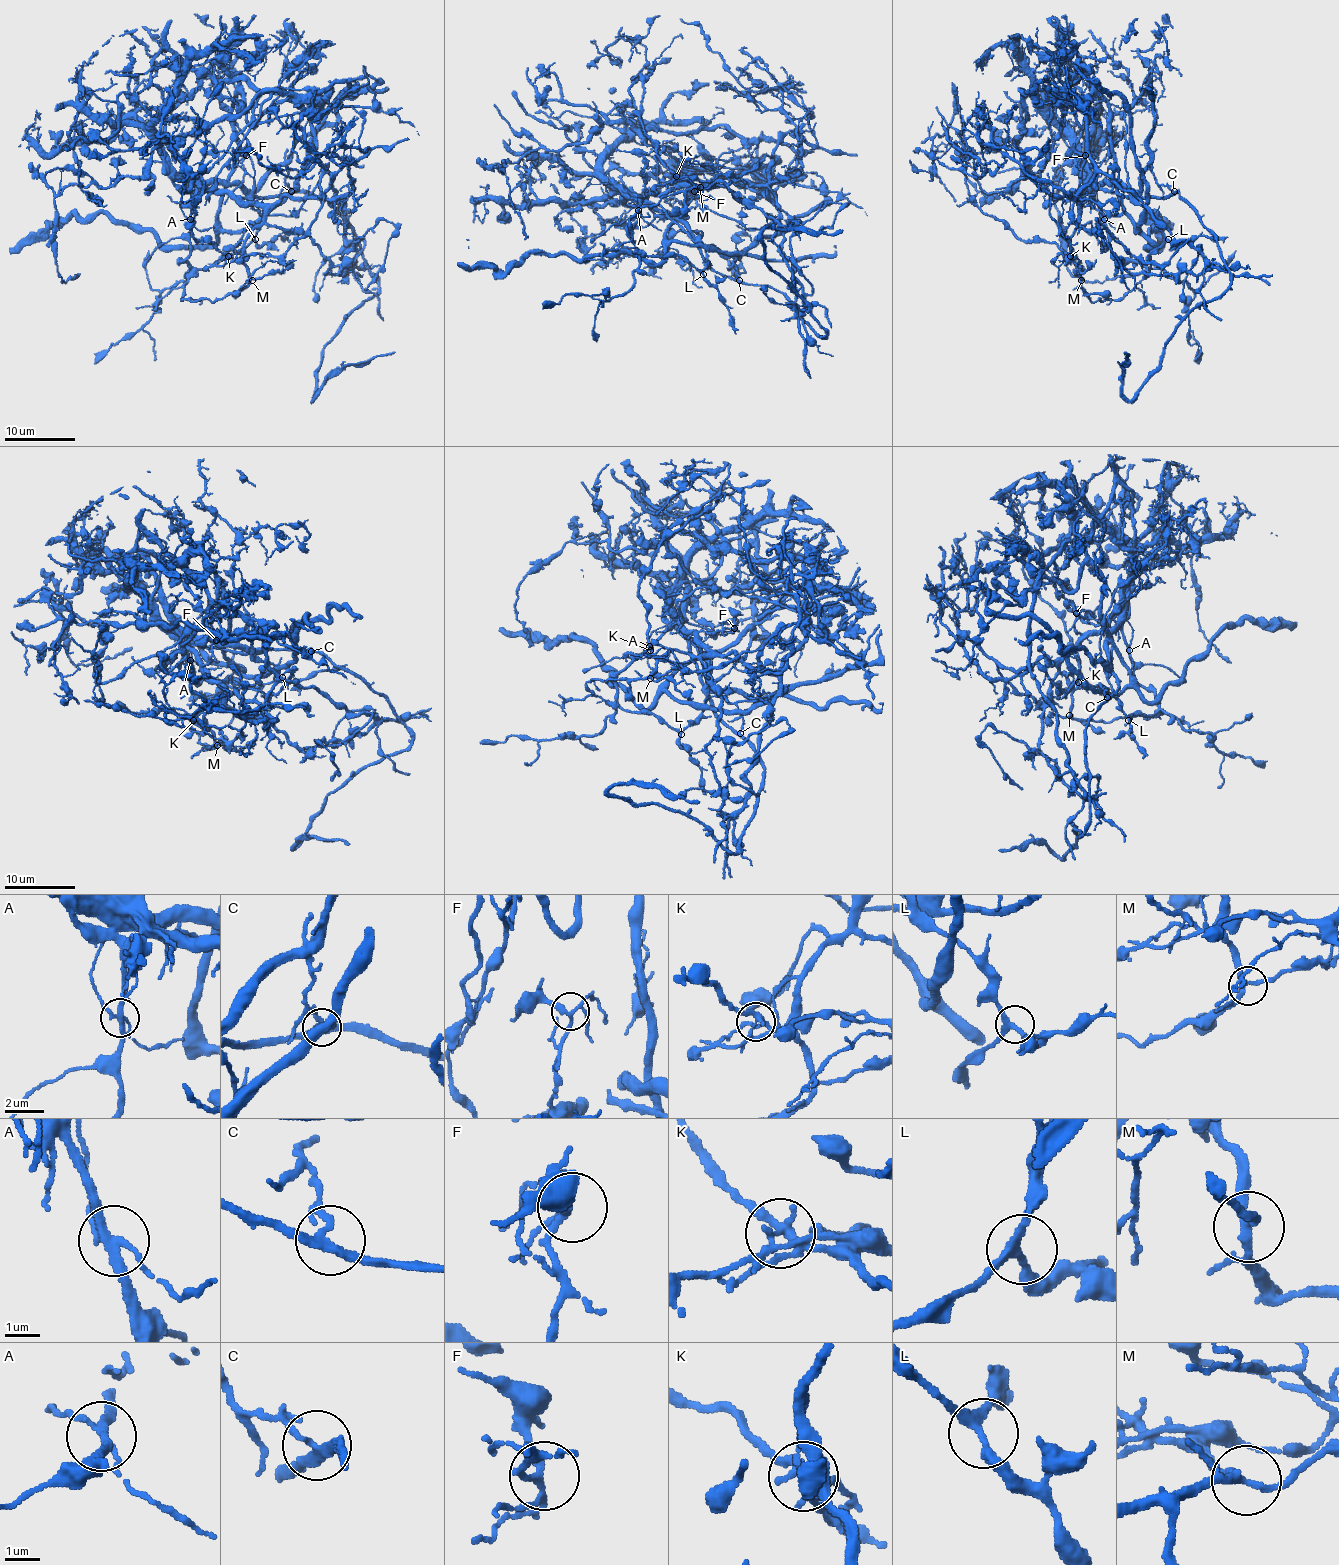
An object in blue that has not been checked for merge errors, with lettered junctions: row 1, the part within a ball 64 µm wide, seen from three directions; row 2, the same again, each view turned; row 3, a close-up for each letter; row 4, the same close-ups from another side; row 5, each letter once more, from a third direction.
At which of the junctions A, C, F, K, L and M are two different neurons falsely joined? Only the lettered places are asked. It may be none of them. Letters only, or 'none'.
A, K

